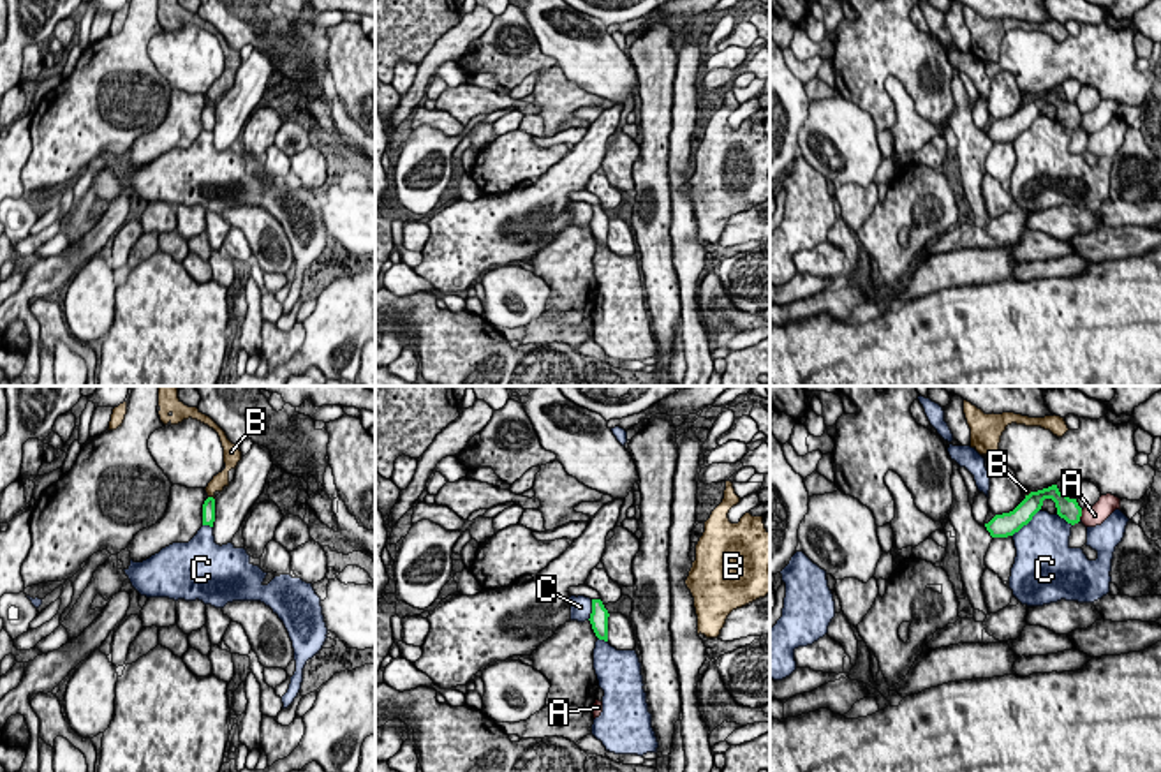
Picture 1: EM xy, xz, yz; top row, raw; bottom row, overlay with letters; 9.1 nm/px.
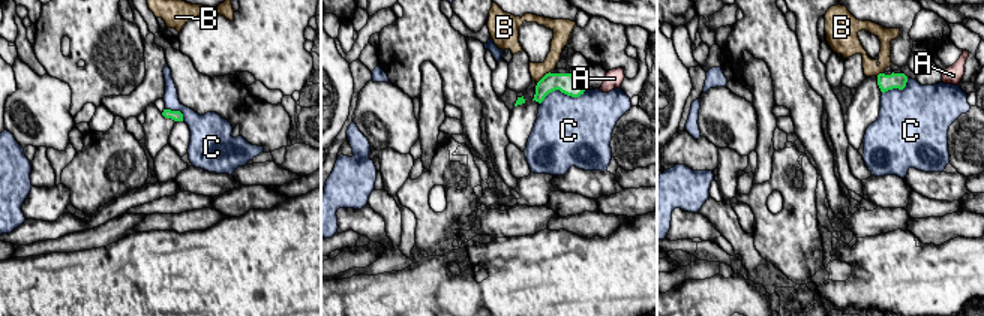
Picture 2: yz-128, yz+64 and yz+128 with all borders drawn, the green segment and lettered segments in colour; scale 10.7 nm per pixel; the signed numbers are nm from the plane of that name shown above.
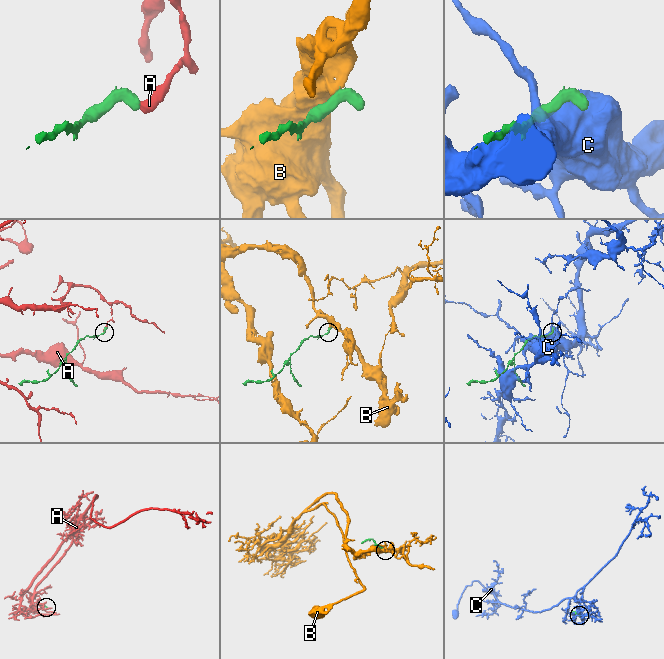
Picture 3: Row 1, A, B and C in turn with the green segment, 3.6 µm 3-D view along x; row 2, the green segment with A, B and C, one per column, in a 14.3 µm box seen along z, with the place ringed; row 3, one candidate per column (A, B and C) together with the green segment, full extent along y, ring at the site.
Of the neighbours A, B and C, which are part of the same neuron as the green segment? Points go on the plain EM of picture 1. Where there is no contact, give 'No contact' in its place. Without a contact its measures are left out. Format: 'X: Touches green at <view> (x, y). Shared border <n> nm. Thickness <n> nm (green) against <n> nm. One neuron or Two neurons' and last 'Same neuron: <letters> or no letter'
A: Touches green at yz (1080, 120). Shared border 100 nm. Thickness 190 nm (green) against 190 nm. Two neurons
B: Touches green at xy (212, 103). Shared border 70 nm. Thickness 130 nm (green) against 140 nm. Two neurons
C: Touches green at yz (1026, 129). Shared border 360 nm. Thickness 220 nm (green) against 480 nm. Two neurons
Same neuron: no letter

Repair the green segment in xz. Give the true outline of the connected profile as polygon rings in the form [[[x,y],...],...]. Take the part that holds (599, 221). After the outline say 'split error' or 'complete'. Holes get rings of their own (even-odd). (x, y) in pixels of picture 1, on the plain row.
[[[592,204],[592,219],[590,219],[590,229],[599,245],[608,247],[608,215],[604,213],[601,204]]] | complete

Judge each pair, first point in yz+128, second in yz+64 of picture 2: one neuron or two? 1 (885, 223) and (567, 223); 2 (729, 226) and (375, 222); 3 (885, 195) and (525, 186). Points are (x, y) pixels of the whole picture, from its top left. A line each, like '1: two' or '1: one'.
1: two
2: two
3: one

